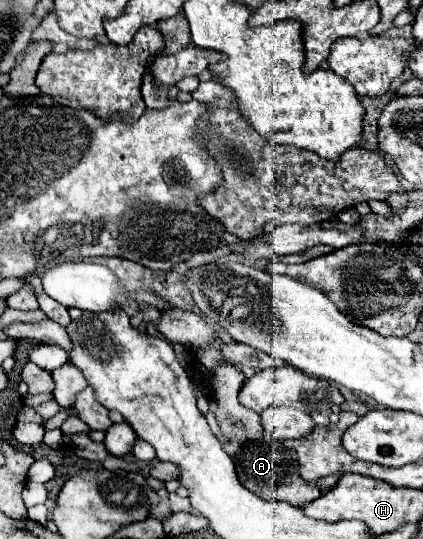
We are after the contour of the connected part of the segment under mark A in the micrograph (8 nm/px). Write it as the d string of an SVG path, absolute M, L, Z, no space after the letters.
M252 440L246 442L236 454L234 454L234 464L240 482L254 494L258 494L264 500L284 500L294 506L302 506L306 502L312 502L320 498L326 490L334 488L338 482L338 476L322 478L318 482L308 482L300 476L298 466L298 456L294 450L288 450L280 446L278 442L268 442L268 440Z

